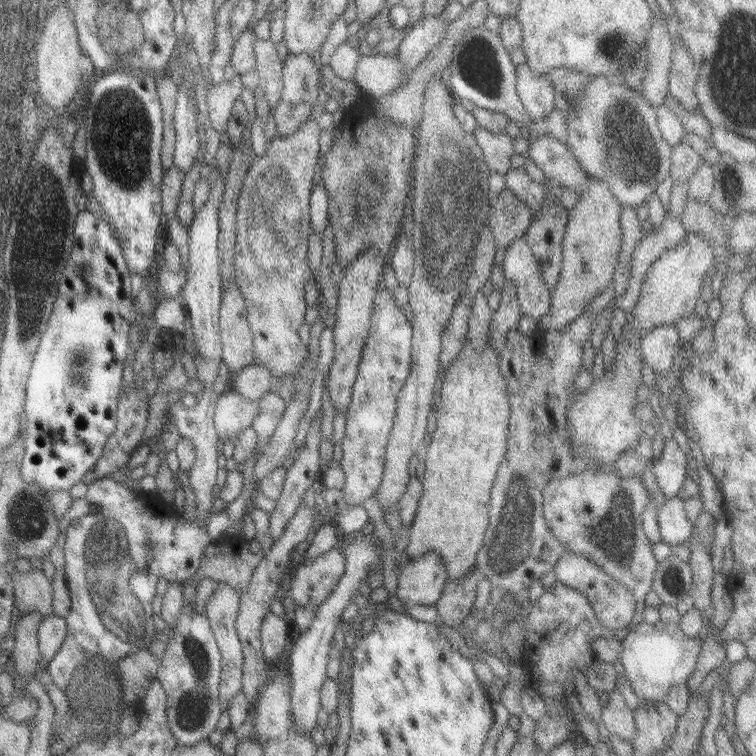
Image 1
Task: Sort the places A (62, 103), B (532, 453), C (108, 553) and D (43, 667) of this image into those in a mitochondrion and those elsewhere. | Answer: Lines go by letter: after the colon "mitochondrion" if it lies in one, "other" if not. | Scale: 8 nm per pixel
A: other
B: other
C: mitochondrion
D: other

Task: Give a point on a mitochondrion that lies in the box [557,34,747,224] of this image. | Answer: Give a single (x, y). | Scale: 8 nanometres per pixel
(628, 128)

